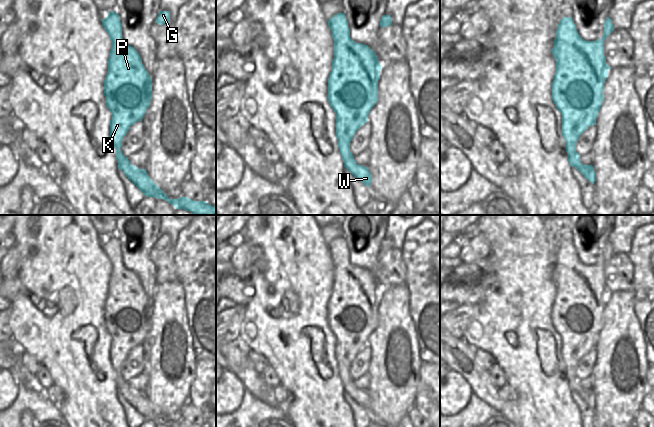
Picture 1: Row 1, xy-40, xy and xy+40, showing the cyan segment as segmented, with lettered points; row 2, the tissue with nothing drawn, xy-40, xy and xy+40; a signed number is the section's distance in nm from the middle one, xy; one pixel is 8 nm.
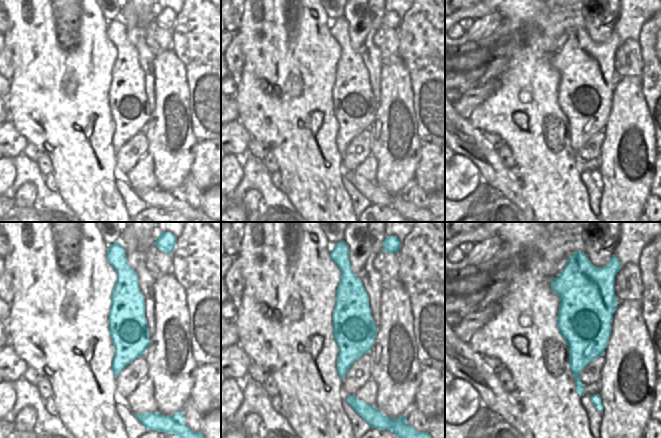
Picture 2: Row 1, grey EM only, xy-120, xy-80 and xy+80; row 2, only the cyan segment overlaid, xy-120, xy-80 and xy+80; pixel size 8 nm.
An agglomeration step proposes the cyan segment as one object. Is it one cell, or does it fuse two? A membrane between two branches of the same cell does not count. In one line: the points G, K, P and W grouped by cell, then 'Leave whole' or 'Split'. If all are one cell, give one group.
Groups: G K P W. Leave whole.

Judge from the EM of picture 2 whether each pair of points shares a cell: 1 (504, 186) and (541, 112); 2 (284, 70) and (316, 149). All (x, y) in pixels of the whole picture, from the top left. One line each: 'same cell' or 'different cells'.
1: different cells
2: same cell

